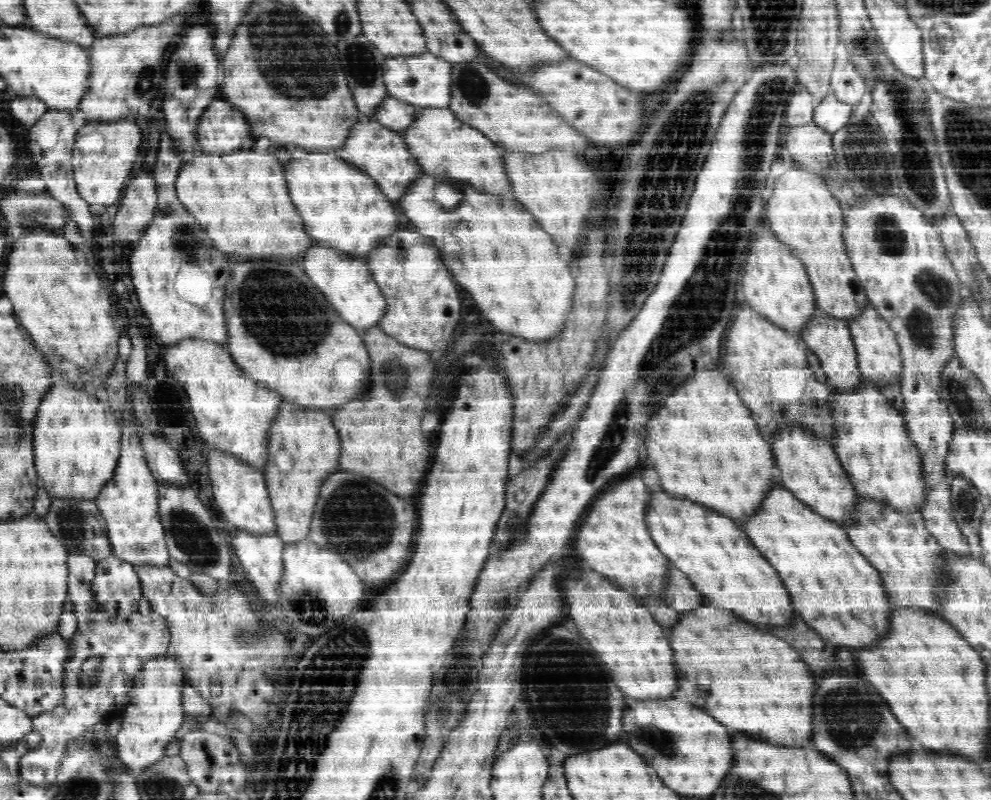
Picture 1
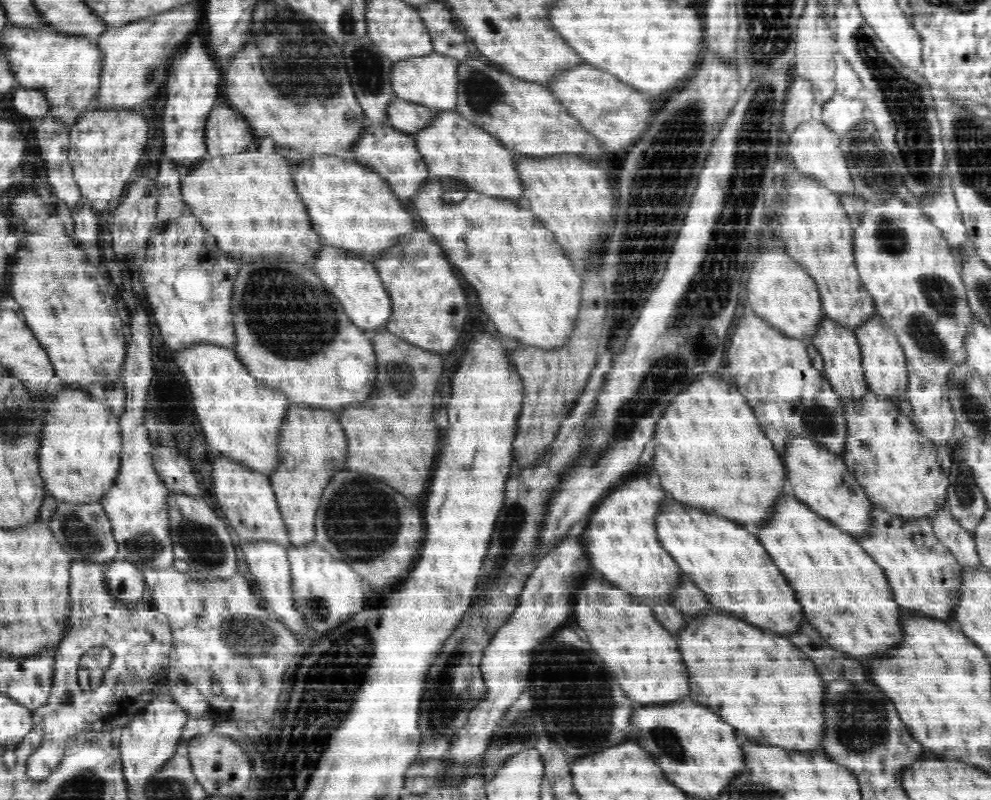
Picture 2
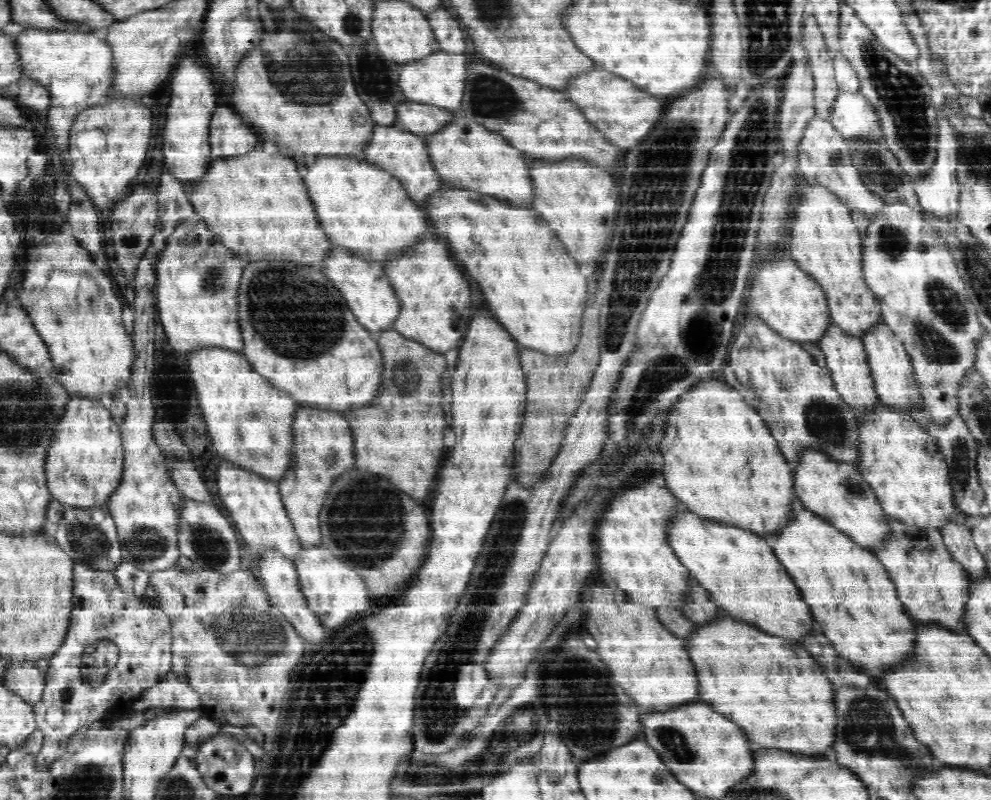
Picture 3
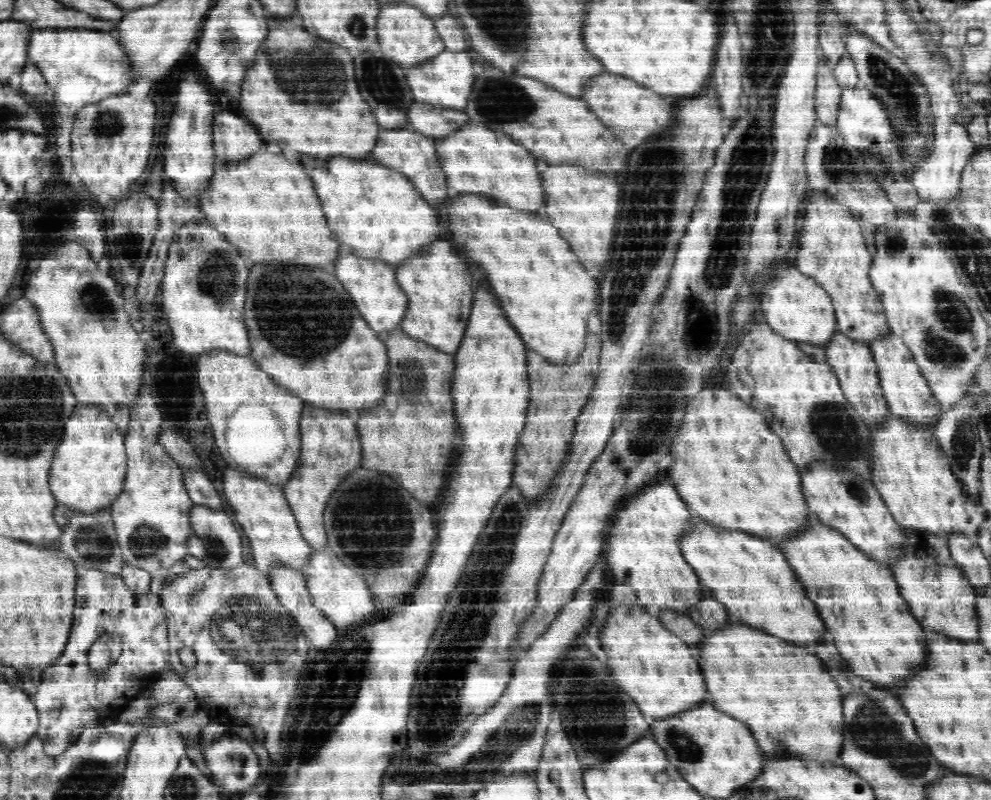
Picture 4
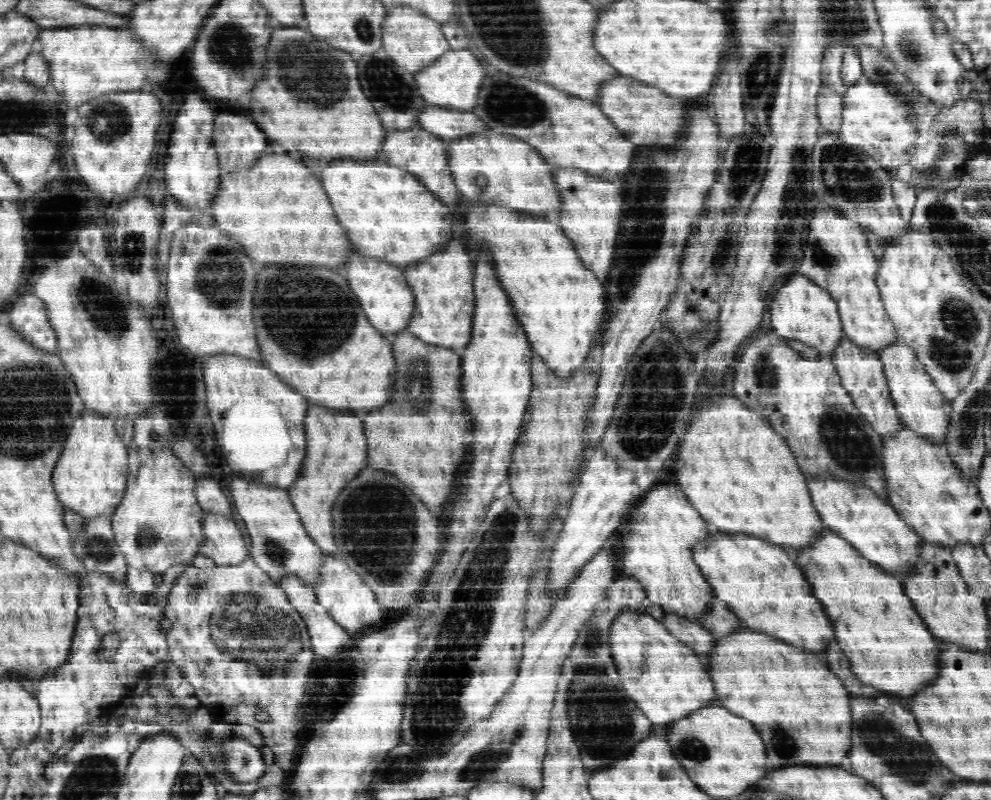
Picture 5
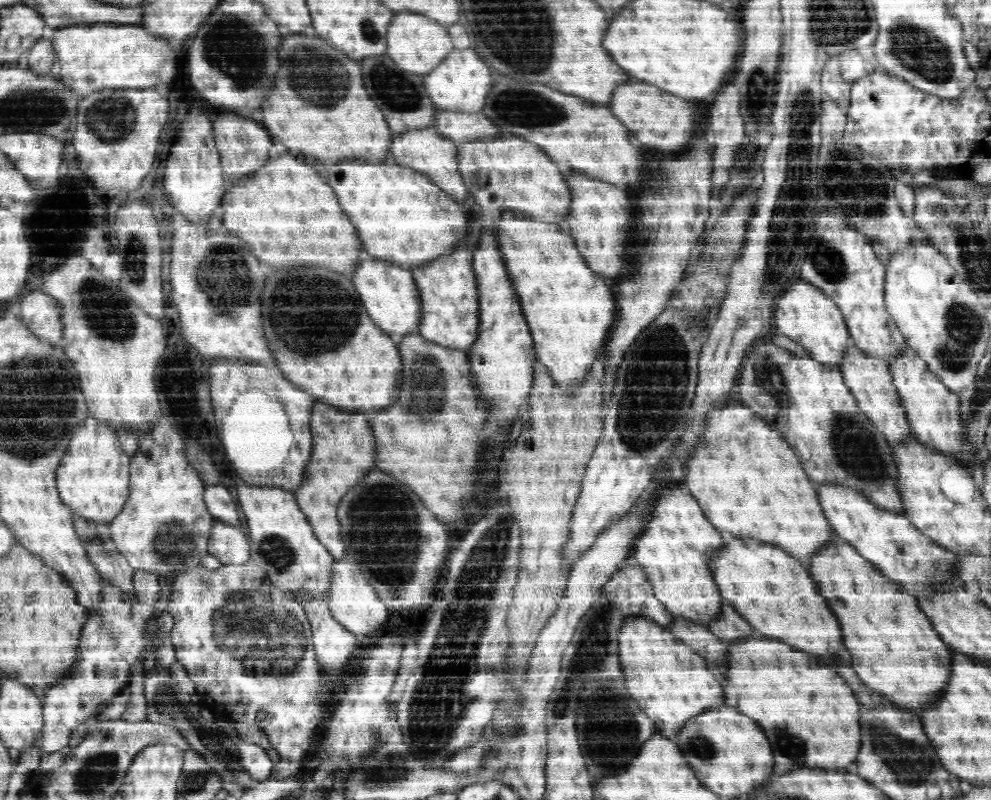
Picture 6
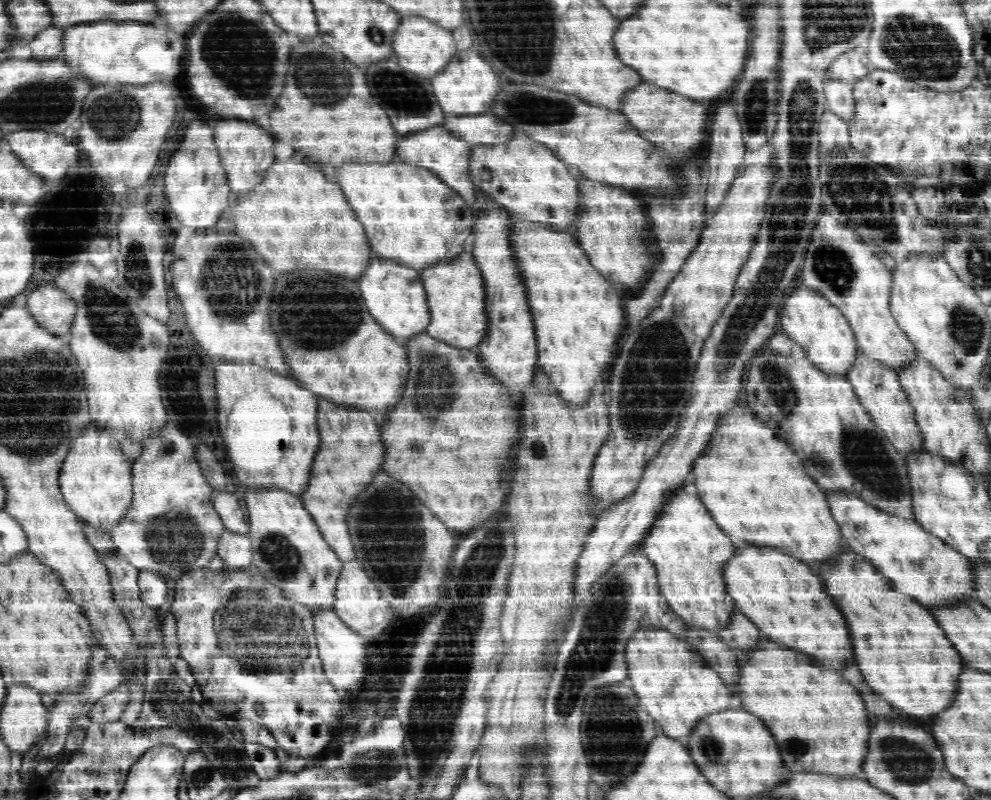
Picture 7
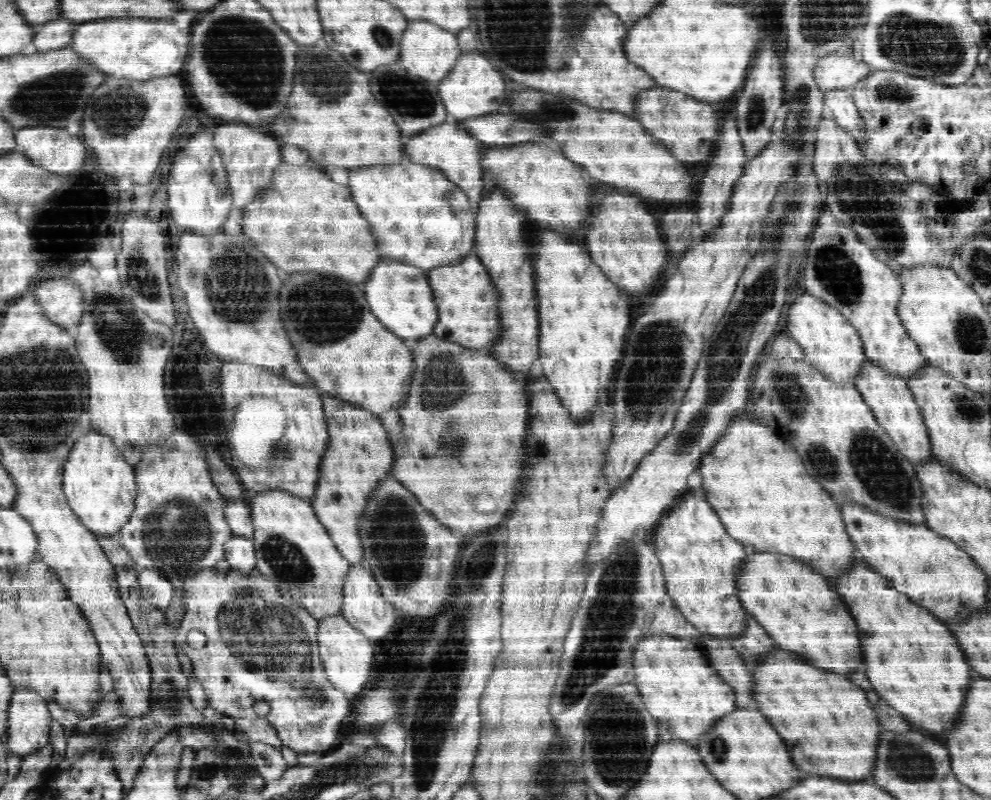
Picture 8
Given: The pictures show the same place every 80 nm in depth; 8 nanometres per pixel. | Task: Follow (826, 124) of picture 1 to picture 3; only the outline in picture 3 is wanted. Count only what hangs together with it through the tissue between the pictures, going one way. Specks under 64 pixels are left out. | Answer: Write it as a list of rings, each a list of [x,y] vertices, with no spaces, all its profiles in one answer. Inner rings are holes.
[[[839,92],[838,98],[834,102],[829,121],[832,126],[847,140],[862,140],[868,142],[873,140],[873,144],[884,147],[883,136],[881,135],[880,123],[878,122],[874,109],[870,106],[863,93],[860,92]]]

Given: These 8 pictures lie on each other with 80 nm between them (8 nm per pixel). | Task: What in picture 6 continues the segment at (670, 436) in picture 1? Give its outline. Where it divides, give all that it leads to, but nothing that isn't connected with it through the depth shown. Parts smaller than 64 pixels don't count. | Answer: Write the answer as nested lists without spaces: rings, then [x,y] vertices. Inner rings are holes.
[[[739,401],[730,403],[722,410],[711,412],[703,443],[700,443],[695,457],[687,462],[683,482],[698,498],[708,520],[718,530],[730,532],[736,538],[748,538],[780,546],[794,558],[812,558],[838,539],[821,505],[817,485],[810,480],[804,465],[798,460],[794,450],[786,444],[784,436]]]

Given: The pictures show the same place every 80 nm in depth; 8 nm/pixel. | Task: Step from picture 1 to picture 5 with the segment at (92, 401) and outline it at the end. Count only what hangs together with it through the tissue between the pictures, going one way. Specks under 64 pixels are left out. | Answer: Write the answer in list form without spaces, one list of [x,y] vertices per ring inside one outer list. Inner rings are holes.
[[[84,410],[72,424],[52,475],[56,496],[65,508],[71,508],[86,519],[111,517],[127,492],[129,462],[127,445],[116,431],[115,422]]]

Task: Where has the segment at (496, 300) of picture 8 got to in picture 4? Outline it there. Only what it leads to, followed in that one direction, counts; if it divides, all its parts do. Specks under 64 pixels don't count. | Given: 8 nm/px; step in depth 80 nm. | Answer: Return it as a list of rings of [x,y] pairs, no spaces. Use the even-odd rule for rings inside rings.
[[[444,239],[430,243],[424,256],[398,264],[395,275],[400,289],[409,297],[407,316],[399,330],[442,352],[457,352],[469,324],[474,290],[468,264],[456,248]]]

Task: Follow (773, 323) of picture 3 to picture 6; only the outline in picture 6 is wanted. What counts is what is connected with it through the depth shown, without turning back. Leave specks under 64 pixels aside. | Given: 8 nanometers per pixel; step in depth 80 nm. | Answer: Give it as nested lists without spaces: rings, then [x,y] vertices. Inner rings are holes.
[[[802,281],[794,282],[778,301],[777,333],[789,336],[806,349],[807,357],[828,367],[840,370],[852,346],[851,334],[841,310],[818,288]]]

